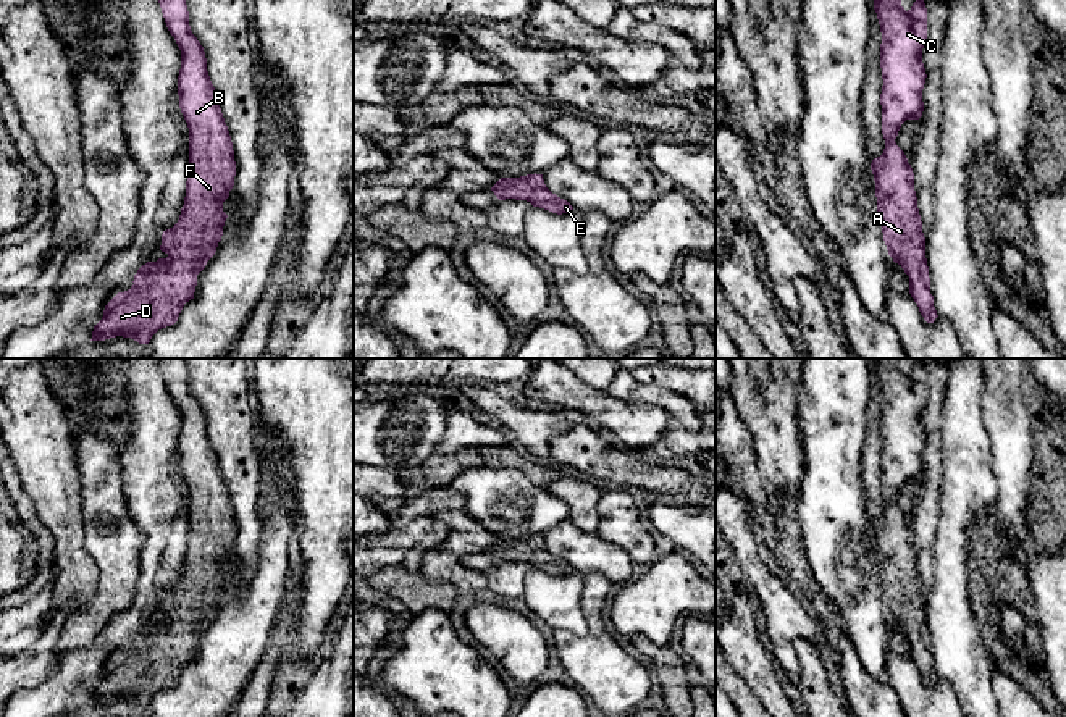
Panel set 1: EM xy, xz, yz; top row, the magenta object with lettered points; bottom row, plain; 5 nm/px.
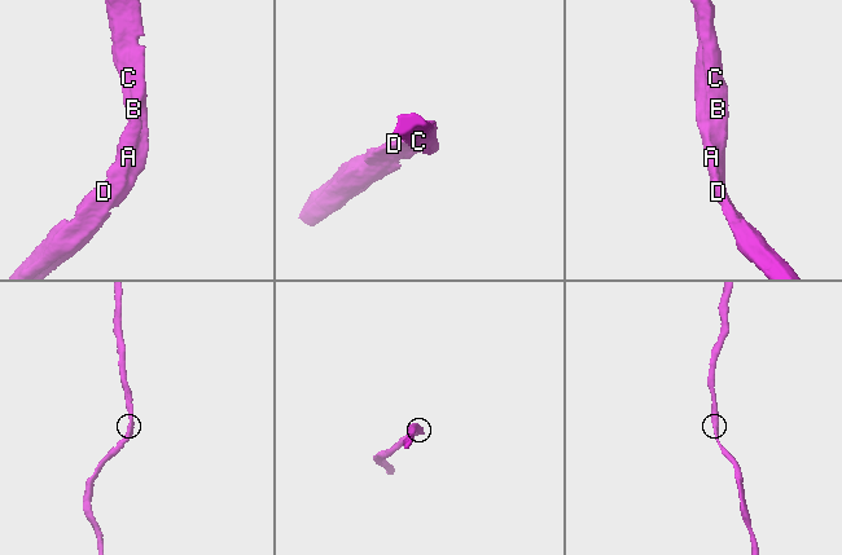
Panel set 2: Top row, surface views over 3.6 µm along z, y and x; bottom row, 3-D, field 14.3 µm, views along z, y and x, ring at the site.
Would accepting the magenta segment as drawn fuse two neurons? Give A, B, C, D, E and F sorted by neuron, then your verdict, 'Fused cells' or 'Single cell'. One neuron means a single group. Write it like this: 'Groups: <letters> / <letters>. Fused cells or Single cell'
Groups: A B C D E F. Single cell

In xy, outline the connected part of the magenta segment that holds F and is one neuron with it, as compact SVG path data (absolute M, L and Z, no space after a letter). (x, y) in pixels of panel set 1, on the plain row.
M158 358L158 365L166 389L181 412L178 457L181 475L189 489L189 531L184 567L178 585L162 596L160 612L168 618L147 623L137 631L134 646L128 652L118 654L105 667L103 678L94 688L90 702L123 698L139 706L149 706L158 691L174 686L184 665L194 660L197 636L215 617L228 580L223 573L223 564L229 559L229 552L234 547L236 523L218 455L207 433L205 413L191 392L184 358Z

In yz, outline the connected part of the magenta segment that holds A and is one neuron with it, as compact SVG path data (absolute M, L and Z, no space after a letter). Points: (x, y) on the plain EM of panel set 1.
M872 358L882 394L882 496L883 515L872 522L877 573L888 617L909 638L909 656L927 685L937 672L930 656L925 599L914 552L914 535L895 501L906 481L924 473L925 430L922 410L927 404L927 370L917 360L906 373L901 358Z

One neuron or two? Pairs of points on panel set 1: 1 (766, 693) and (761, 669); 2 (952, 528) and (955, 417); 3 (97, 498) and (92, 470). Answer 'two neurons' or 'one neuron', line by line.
1: one neuron
2: one neuron
3: one neuron

